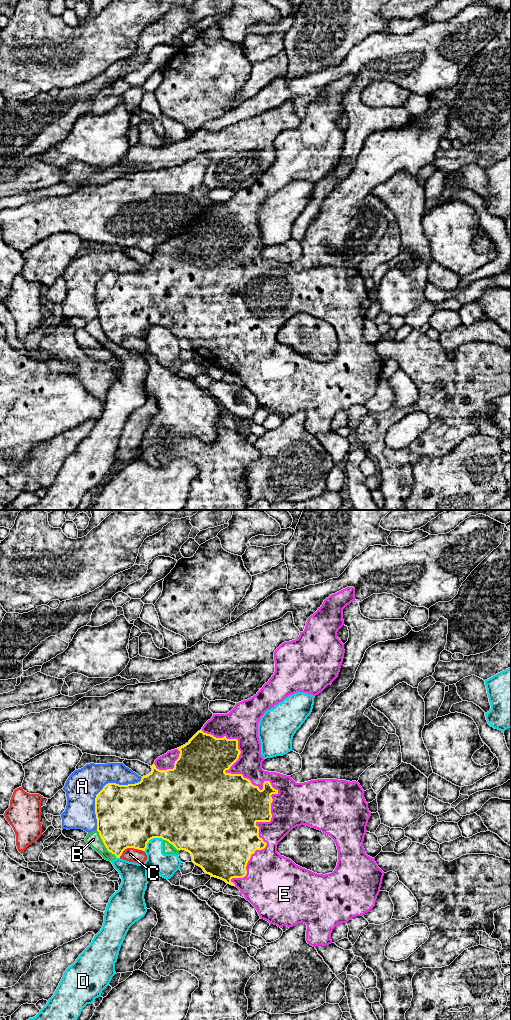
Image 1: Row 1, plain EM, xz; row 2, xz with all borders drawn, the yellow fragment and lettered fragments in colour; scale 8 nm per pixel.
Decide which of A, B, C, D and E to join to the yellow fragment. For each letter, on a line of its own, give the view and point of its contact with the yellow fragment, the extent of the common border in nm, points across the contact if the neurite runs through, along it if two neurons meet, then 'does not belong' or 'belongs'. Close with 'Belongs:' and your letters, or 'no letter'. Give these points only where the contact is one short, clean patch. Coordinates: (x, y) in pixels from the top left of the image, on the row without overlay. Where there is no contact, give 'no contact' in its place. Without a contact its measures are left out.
A: contact xz (103, 276); length 550 nm; does not belong
B: contact xz (104, 332); length 280 nm; does not belong
C: contact xz (130, 335); length 200 nm; does not belong
D: contact xz (151, 326); length 190 nm; does not belong
E: contact xz (276, 278); length 1300 nm; belongs
Belongs: E

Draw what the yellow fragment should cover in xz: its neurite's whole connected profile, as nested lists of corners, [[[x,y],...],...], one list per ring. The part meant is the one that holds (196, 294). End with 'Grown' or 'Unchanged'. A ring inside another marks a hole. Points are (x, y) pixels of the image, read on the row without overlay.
[[[347,75],[326,86],[318,98],[311,103],[306,110],[303,120],[297,127],[282,131],[274,140],[275,160],[267,171],[250,187],[236,191],[235,195],[227,202],[213,202],[202,217],[198,219],[185,233],[168,239],[166,242],[158,245],[151,254],[152,259],[141,266],[141,269],[135,272],[119,273],[116,271],[108,271],[96,283],[95,286],[95,302],[97,307],[97,319],[109,340],[114,342],[116,346],[120,346],[123,339],[127,336],[134,336],[145,339],[147,331],[153,326],[162,326],[172,332],[177,338],[185,338],[192,344],[192,350],[201,355],[206,362],[225,369],[227,372],[237,375],[257,398],[261,407],[268,409],[270,412],[278,415],[293,415],[296,412],[304,411],[307,413],[306,429],[313,435],[318,433],[329,433],[332,431],[331,421],[333,417],[340,411],[347,411],[356,404],[364,404],[374,394],[377,384],[380,380],[384,360],[378,355],[375,346],[368,344],[363,335],[363,329],[366,322],[366,314],[371,304],[368,297],[368,291],[364,286],[364,278],[356,269],[346,269],[337,267],[317,267],[304,271],[296,271],[291,264],[283,263],[276,260],[268,260],[262,257],[262,250],[265,248],[261,243],[261,231],[258,225],[258,211],[264,201],[282,190],[289,183],[297,180],[308,181],[313,184],[318,183],[328,173],[330,173],[340,160],[340,156],[344,146],[344,132],[337,125],[338,118],[344,113],[343,97],[355,88],[355,76]],[[306,313],[311,316],[322,319],[329,323],[336,331],[338,338],[338,350],[335,358],[329,362],[317,362],[305,356],[296,353],[291,347],[281,344],[277,340],[278,331],[295,315]]]. Grown

